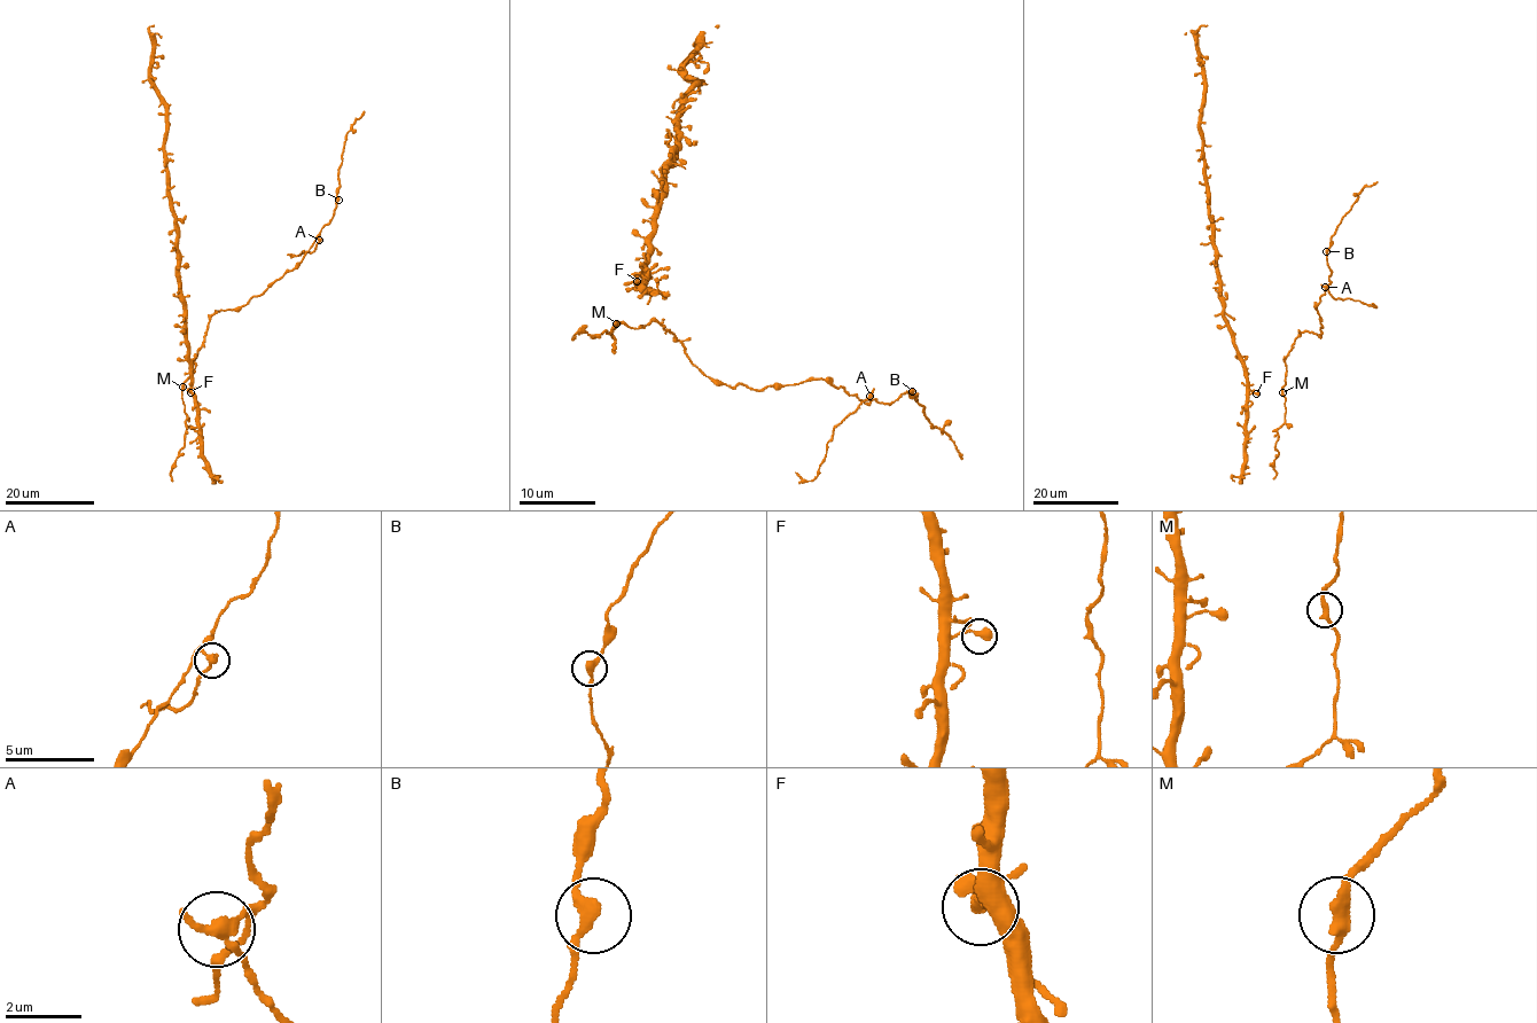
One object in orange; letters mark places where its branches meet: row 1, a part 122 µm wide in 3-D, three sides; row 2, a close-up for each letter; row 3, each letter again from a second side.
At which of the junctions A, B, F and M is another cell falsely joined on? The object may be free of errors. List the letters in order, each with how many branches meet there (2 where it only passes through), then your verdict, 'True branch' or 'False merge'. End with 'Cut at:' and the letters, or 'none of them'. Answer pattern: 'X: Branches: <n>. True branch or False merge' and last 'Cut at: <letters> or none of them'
A: Branches: 2. False merge
B: Branches: 2. True branch
F: Branches: 2. True branch
M: Branches: 2. True branch
Cut at: A

